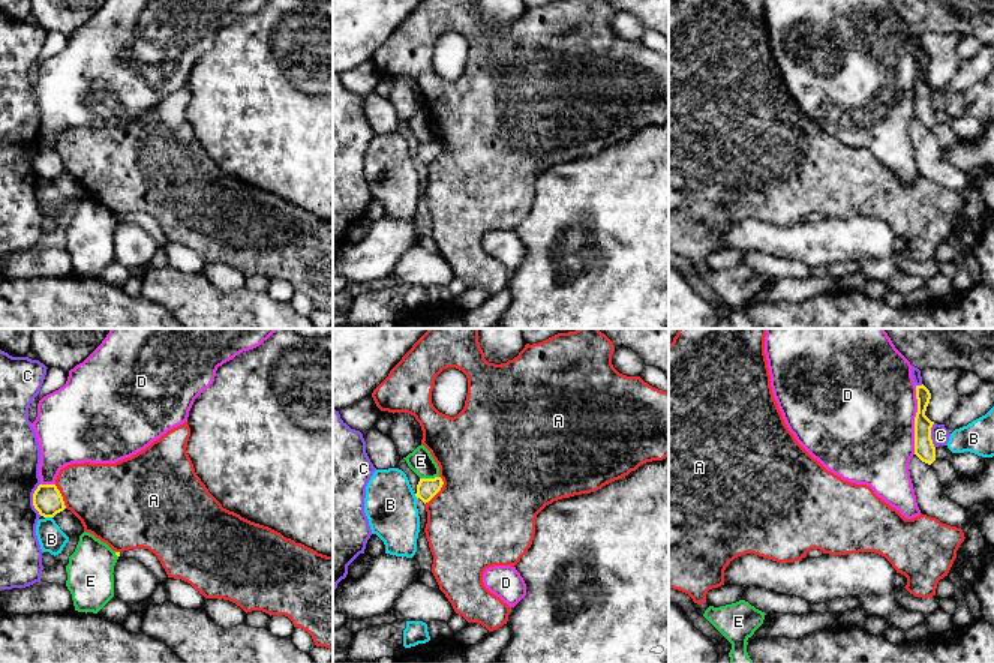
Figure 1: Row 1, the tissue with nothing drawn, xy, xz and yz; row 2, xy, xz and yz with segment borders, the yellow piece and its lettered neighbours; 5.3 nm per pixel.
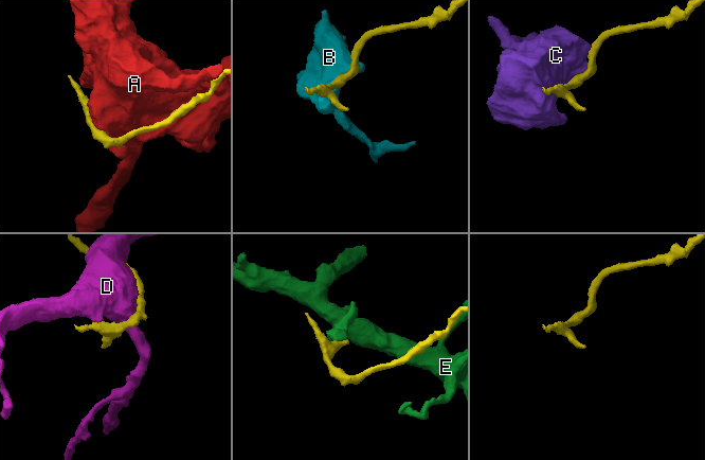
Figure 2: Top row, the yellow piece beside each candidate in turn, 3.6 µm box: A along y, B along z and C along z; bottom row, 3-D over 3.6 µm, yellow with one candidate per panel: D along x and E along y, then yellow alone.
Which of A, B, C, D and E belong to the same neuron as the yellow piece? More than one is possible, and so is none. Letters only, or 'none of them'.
none of them

